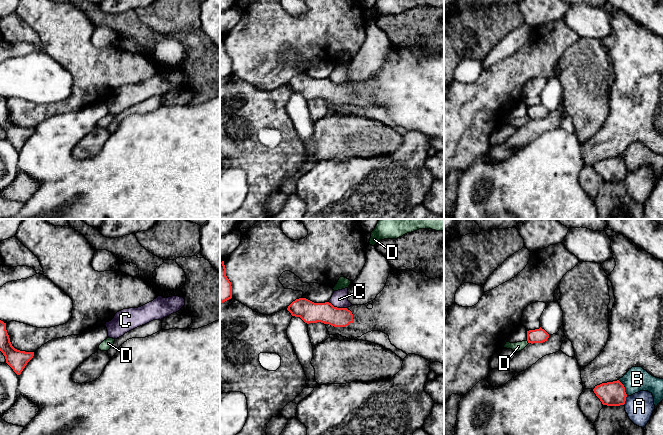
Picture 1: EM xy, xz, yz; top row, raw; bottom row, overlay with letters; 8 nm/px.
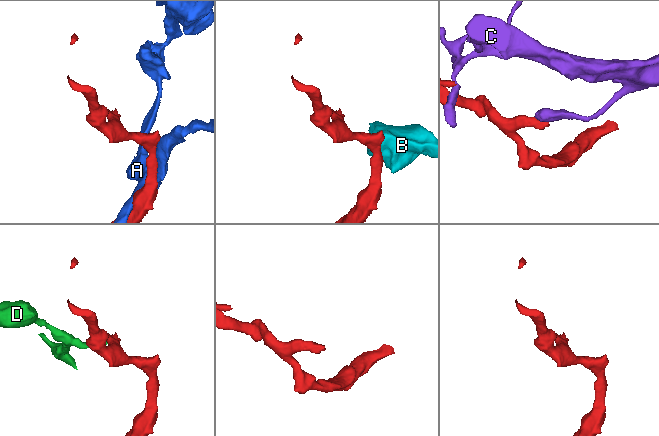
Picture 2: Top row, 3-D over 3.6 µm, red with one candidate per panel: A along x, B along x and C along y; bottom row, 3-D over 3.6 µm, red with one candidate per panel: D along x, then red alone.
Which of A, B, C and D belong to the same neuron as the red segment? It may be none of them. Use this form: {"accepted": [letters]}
{"accepted": []}

